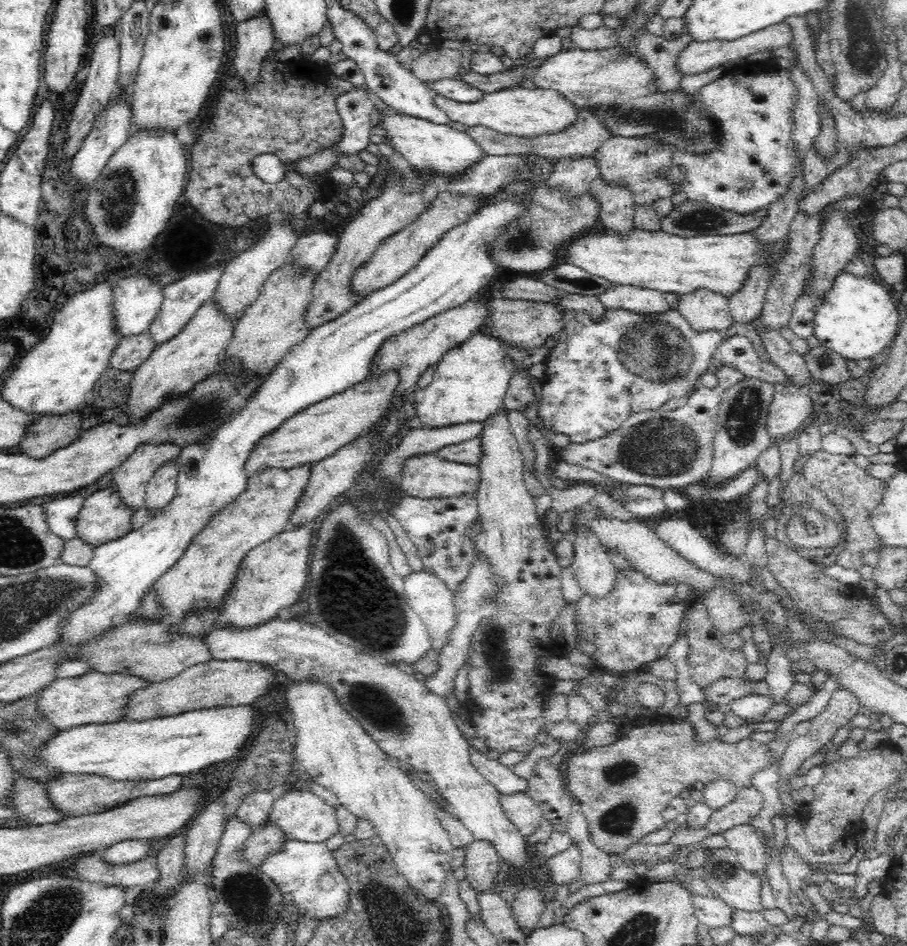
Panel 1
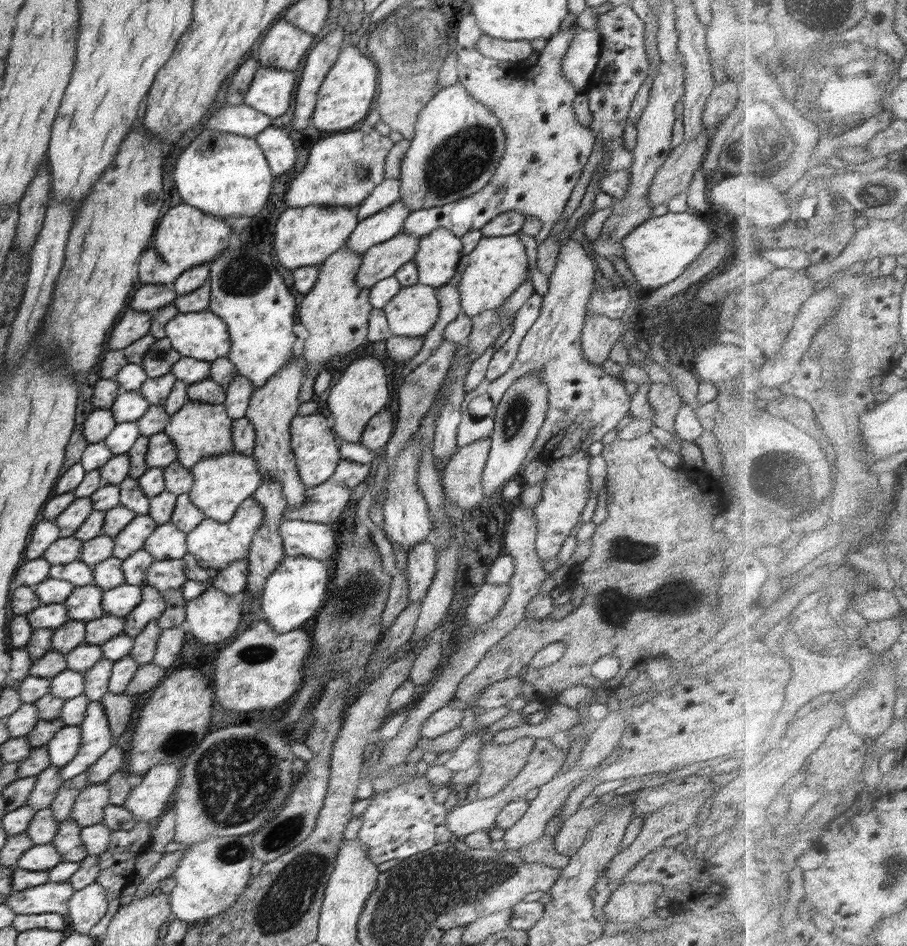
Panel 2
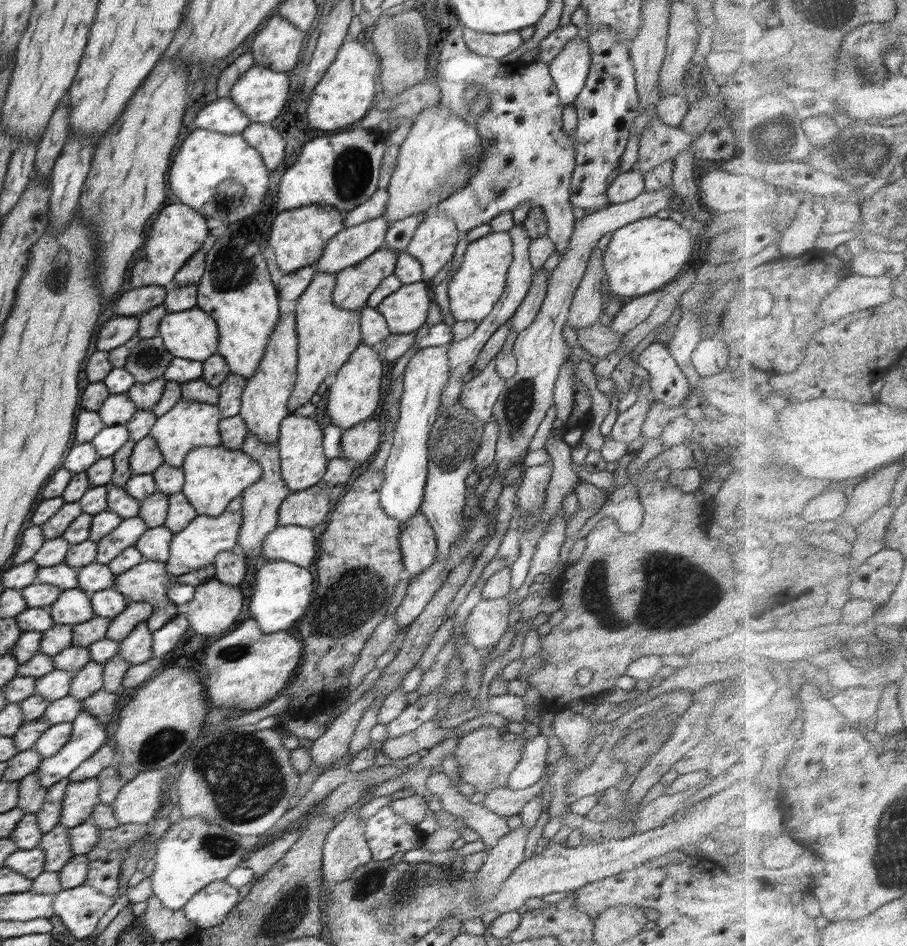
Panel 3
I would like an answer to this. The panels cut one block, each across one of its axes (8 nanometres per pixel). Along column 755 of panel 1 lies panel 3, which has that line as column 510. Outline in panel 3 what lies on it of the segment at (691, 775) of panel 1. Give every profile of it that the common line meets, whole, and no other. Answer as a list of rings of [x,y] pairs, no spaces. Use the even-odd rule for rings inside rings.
[[[479,726],[468,734],[462,735],[454,755],[458,759],[458,765],[461,768],[460,778],[469,783],[476,790],[486,795],[493,789],[507,786],[510,774],[516,769],[522,758],[522,746],[526,744],[525,739],[515,739],[506,741],[502,739],[502,734],[496,727]]]

